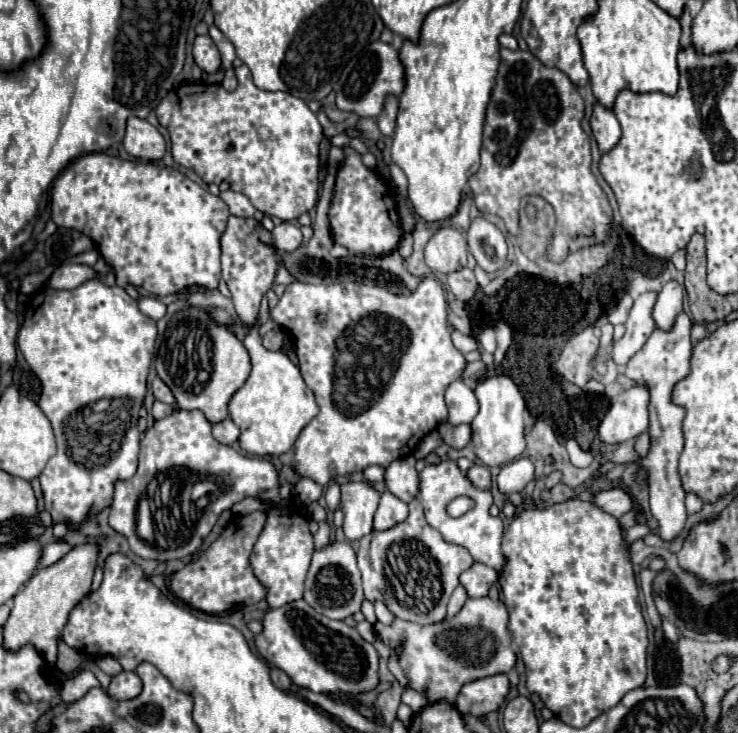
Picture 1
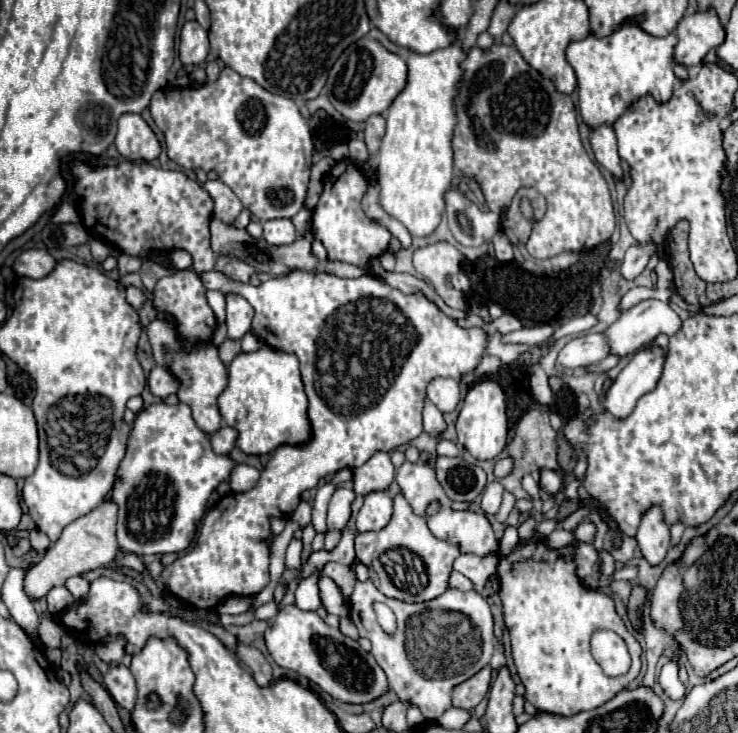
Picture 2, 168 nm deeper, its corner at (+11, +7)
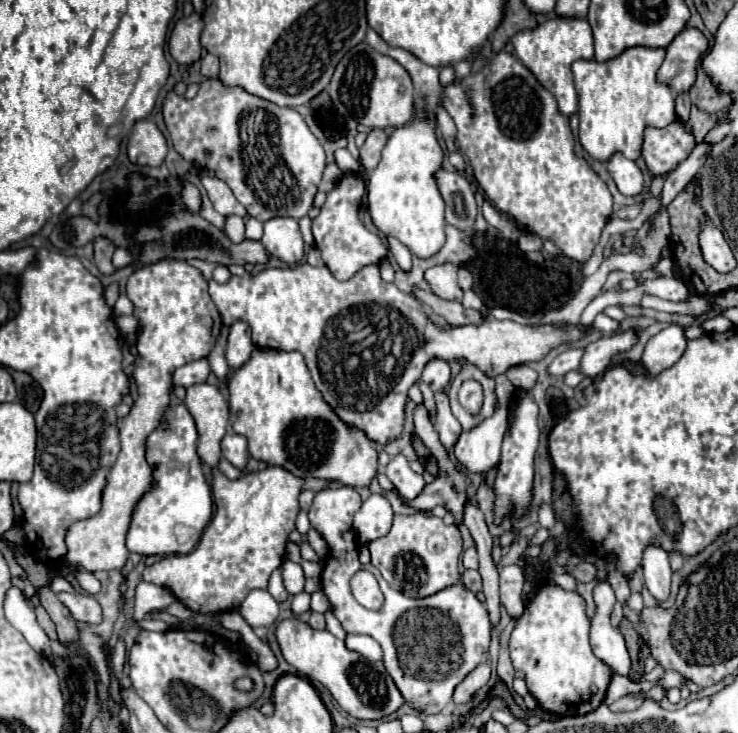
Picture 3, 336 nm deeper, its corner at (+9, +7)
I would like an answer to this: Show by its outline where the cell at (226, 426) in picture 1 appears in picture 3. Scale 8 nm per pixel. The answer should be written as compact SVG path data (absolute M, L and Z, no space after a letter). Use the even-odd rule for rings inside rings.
M225 434L225 438L221 440L221 452L223 456L237 468L245 468L247 464L247 440L239 434Z

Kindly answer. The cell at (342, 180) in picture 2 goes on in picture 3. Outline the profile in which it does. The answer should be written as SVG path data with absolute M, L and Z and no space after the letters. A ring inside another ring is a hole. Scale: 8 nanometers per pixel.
M343 174L333 190L327 192L327 200L317 218L313 218L313 236L315 246L321 250L325 266L337 280L349 280L355 276L363 266L377 264L385 260L389 254L387 244L381 240L379 234L369 232L363 222L359 220L359 206L365 194L365 182L359 174Z

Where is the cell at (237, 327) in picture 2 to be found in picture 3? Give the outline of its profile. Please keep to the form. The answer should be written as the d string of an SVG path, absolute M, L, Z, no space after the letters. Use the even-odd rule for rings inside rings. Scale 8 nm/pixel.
M237 320L235 324L231 324L227 350L225 350L225 358L227 358L229 366L239 368L249 358L251 350L253 350L251 328L249 328L249 324L245 320Z

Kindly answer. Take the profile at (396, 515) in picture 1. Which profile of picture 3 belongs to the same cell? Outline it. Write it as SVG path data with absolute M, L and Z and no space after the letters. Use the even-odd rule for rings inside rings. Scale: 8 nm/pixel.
M371 494L361 510L355 514L353 528L357 530L359 542L371 542L389 532L393 522L393 510L383 494Z

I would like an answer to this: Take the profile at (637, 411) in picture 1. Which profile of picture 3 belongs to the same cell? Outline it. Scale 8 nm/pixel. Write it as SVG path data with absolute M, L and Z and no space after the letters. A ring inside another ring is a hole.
M669 326L655 334L641 356L641 366L645 368L647 376L657 376L663 370L671 368L685 350L685 336L681 326Z

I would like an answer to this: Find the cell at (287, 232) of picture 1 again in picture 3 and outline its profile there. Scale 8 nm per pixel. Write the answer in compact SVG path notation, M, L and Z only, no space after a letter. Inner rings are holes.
M295 218L267 220L261 244L271 256L281 258L287 264L295 264L303 258L303 238Z

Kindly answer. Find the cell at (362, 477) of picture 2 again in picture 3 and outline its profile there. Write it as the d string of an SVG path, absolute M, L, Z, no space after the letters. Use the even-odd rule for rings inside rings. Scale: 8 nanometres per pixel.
M253 348L251 358L233 372L229 380L229 410L231 410L231 428L249 442L249 454L255 460L283 466L295 476L303 478L329 478L351 488L369 486L377 476L379 452L373 442L367 442L365 434L343 426L327 402L323 402L319 390L311 382L311 374L305 366L305 360L299 352L283 352L271 348Z

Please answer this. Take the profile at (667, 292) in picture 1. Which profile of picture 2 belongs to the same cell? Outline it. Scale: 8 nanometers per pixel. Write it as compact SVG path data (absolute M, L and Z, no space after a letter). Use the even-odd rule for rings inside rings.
M643 300L639 302L637 306L625 310L603 334L607 338L607 346L609 346L609 354L613 356L619 356L619 358L625 358L625 356L631 356L635 354L639 348L643 348L645 344L653 342L653 338L657 334L667 334L667 336L673 336L679 328L681 328L681 318L669 308L667 302L661 302L661 300Z

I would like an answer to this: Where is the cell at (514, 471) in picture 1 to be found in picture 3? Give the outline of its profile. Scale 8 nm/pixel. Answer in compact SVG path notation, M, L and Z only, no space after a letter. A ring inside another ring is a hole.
M541 502L539 504L539 524L543 528L553 528L553 522L555 522L555 512L553 512L551 504Z

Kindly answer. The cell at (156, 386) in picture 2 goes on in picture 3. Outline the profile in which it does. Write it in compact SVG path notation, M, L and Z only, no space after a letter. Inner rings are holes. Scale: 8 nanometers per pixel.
M201 358L201 360L195 360L195 362L189 362L181 368L177 368L173 372L173 386L183 386L183 388L189 388L193 384L199 384L199 382L205 382L207 376L211 374L211 366L209 366L209 360L207 358Z

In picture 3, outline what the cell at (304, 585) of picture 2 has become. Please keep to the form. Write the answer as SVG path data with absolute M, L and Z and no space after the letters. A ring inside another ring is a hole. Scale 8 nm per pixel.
M301 592L297 596L293 596L293 602L291 602L291 608L295 614L303 614L309 610L309 604L311 604L311 594L307 592Z

